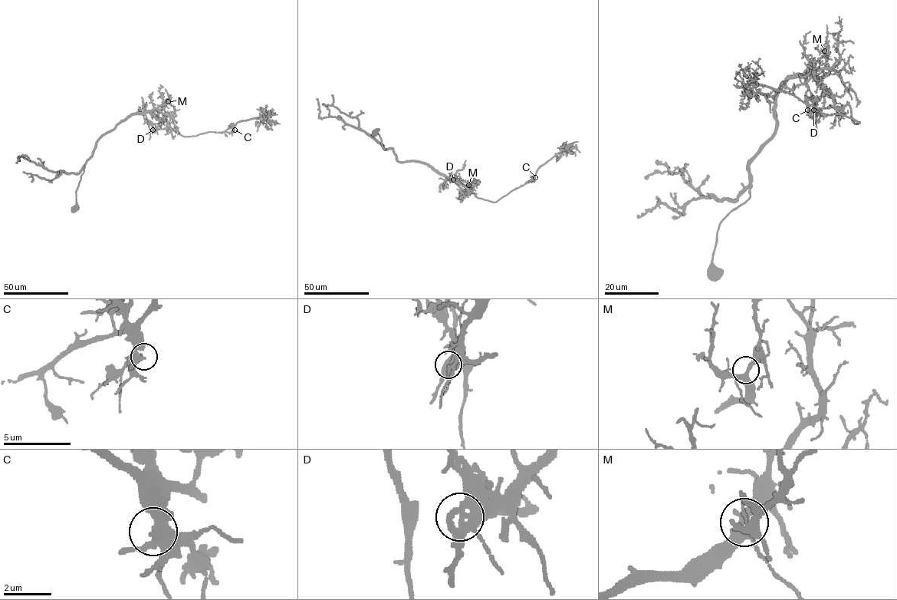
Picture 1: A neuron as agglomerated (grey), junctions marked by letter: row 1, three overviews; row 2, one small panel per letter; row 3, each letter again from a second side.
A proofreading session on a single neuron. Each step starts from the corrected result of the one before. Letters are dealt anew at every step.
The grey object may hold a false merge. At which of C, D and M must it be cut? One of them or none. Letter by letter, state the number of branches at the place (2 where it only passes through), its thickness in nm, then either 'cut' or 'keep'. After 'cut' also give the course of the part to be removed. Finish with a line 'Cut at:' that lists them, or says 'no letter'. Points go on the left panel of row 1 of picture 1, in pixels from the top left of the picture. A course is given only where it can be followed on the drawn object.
C: branches 3; calibre 280 nm; keep
D: branches 3; calibre 300 nm; cut; course (152, 130), (175, 127), (182, 136), (195, 136), (225, 131), (241, 121), (265, 117), (263, 110), (265, 114)
M: branches 3; calibre 340 nm; keep
Cut at: D

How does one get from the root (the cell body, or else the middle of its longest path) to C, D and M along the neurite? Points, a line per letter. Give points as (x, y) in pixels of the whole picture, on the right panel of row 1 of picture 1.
C: (716, 273), (719, 224), (750, 196), (778, 90), (813, 73), (859, 122), (807, 110)
D: (716, 273), (717, 228), (750, 196), (751, 158), (777, 125), (775, 95), (791, 77), (803, 77), (813, 110)
M: (716, 273), (712, 252), (717, 228), (750, 196), (751, 158), (777, 125), (775, 95), (824, 51)

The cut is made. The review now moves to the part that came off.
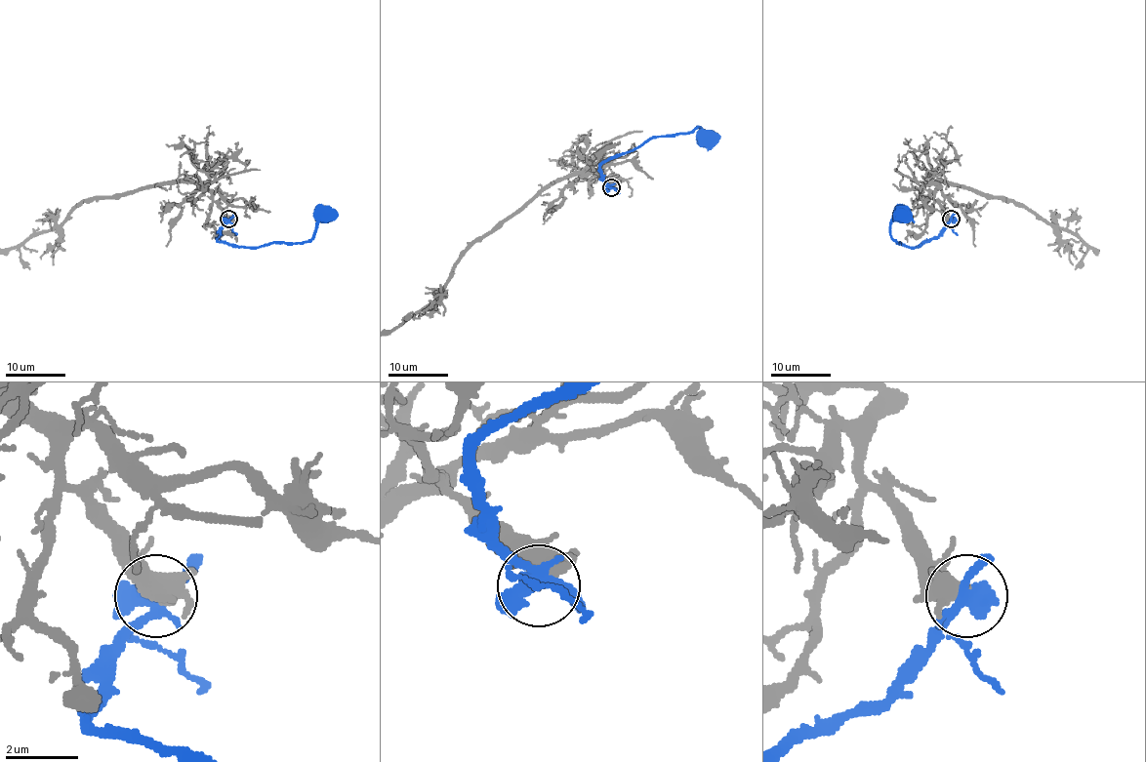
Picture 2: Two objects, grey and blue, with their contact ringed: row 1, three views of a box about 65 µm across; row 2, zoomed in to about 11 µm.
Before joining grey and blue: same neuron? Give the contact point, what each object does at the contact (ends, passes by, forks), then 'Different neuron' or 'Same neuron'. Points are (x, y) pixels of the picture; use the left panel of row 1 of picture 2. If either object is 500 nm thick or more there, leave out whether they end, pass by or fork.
Place: (228, 219). At the ring grey forks. At the ring blue forks. Different neuron

